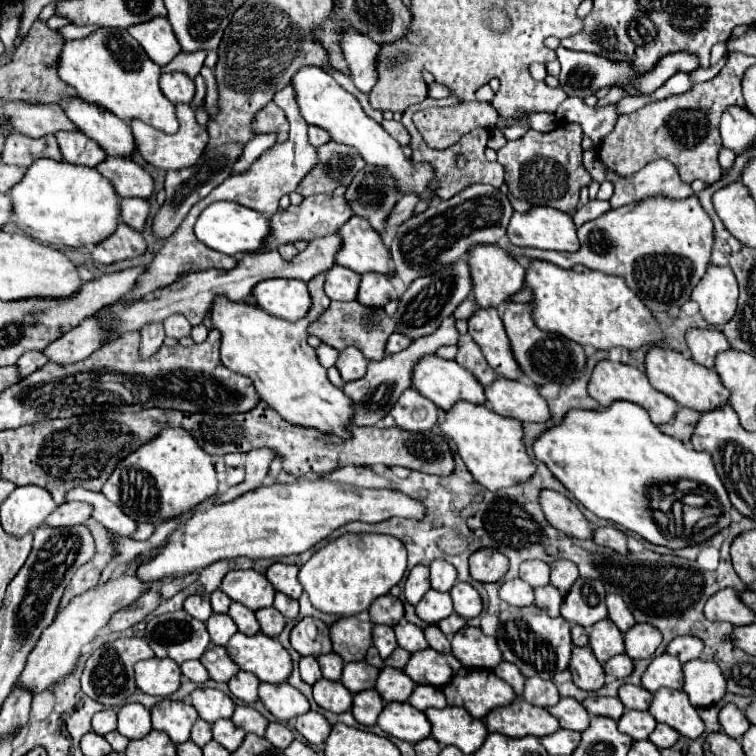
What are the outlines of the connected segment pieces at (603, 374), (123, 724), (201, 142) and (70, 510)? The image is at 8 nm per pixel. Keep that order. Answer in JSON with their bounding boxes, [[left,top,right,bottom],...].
[[589,360,677,426],[117,704,151,740],[131,104,209,170],[45,502,89,528]]

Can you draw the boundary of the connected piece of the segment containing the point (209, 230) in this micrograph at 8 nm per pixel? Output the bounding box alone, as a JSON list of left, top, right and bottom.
[195,202,271,256]

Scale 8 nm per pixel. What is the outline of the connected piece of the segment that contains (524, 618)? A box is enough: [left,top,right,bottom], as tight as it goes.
[495,606,573,680]

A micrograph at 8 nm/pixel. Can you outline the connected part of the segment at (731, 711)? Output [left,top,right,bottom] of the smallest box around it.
[719,704,749,740]

